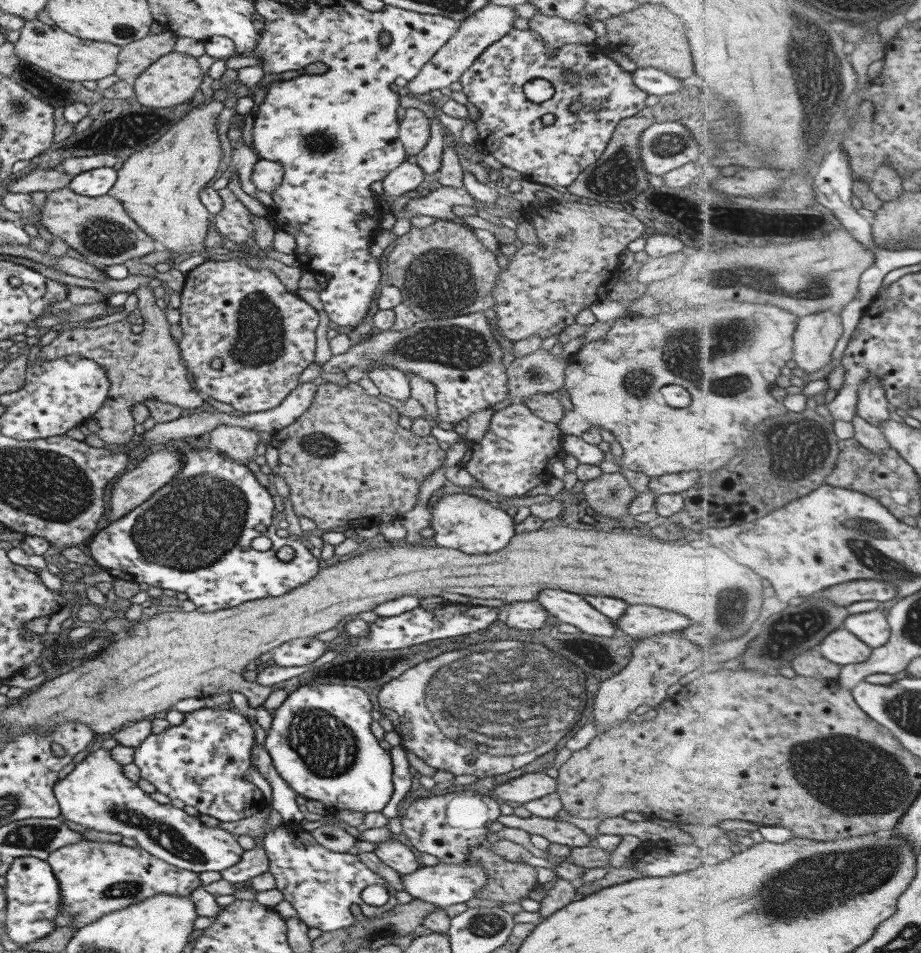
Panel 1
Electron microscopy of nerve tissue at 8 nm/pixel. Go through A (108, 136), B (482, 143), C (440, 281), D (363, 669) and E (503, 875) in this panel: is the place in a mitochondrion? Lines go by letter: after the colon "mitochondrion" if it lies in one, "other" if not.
A: mitochondrion
B: other
C: mitochondrion
D: mitochondrion
E: other

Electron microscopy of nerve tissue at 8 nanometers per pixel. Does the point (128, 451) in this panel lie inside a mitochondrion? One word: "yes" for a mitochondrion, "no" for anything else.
no

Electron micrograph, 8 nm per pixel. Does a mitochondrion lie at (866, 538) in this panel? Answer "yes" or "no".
yes

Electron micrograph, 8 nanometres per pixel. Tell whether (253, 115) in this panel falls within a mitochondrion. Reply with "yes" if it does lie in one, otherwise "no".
no

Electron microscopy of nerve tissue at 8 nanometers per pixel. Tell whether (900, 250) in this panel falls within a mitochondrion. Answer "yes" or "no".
no

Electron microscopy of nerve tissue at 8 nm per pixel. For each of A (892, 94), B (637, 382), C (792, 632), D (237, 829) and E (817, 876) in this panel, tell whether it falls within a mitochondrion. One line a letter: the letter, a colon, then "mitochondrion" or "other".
A: other
B: mitochondrion
C: mitochondrion
D: other
E: mitochondrion

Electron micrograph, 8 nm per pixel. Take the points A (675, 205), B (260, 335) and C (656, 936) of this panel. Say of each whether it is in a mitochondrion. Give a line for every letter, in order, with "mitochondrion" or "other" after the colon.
A: other
B: mitochondrion
C: other

